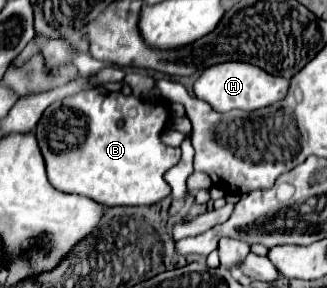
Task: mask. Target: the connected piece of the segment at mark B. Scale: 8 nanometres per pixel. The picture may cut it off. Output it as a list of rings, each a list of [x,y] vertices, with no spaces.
[[[93,87],[79,91],[67,99],[51,103],[37,123],[37,141],[47,165],[49,183],[63,193],[85,195],[105,207],[115,205],[153,205],[171,193],[163,175],[179,161],[181,149],[161,143],[159,135],[169,121],[169,107],[163,101],[149,105],[139,97],[125,97],[119,91]]]

